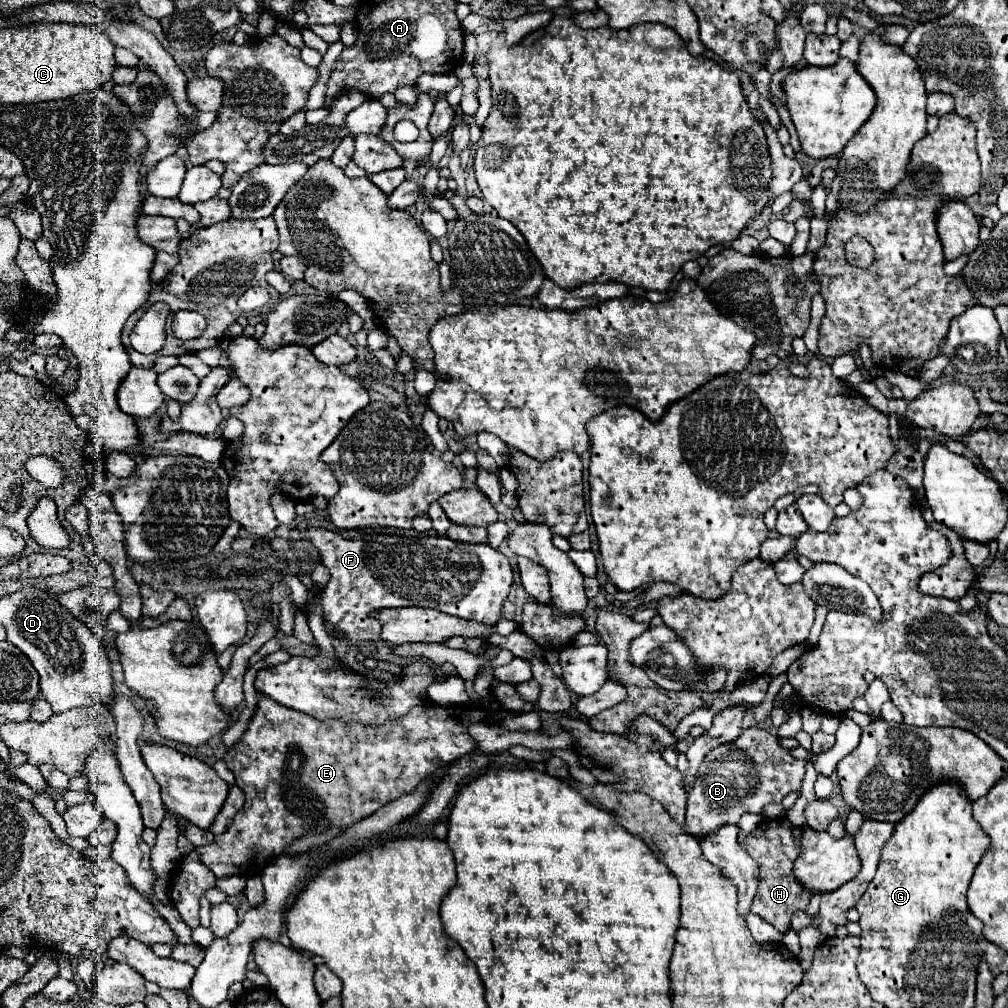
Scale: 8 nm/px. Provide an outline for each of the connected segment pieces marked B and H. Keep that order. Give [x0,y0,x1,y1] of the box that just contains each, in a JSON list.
[[685,725,807,839],[739,819,811,933]]

